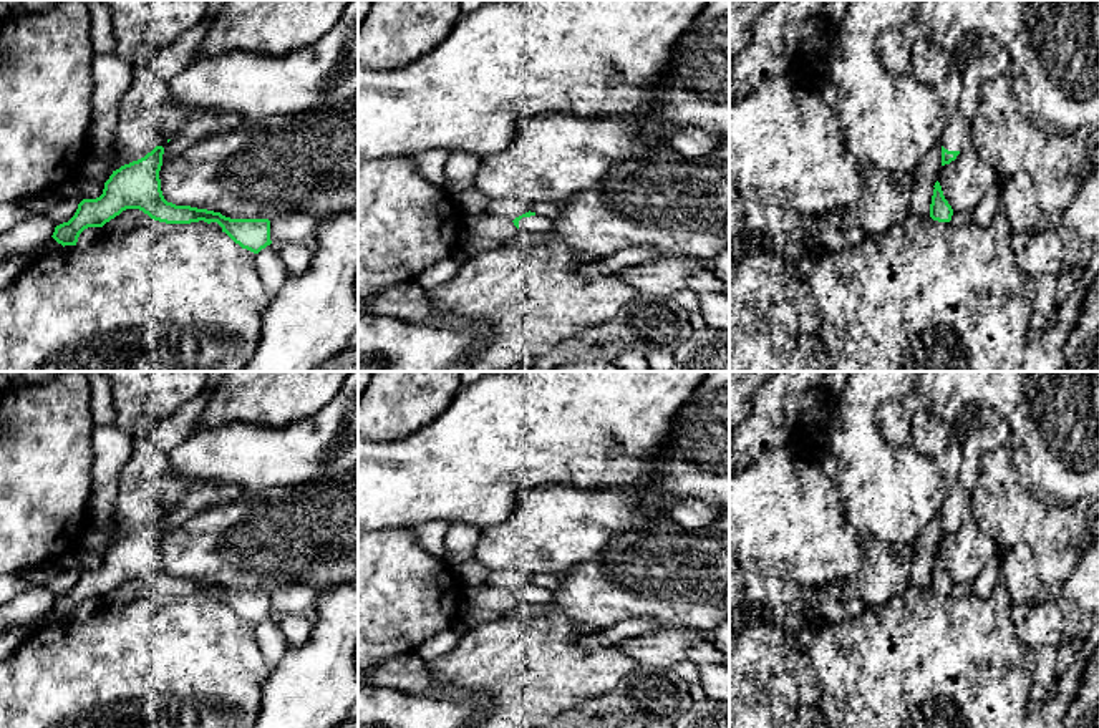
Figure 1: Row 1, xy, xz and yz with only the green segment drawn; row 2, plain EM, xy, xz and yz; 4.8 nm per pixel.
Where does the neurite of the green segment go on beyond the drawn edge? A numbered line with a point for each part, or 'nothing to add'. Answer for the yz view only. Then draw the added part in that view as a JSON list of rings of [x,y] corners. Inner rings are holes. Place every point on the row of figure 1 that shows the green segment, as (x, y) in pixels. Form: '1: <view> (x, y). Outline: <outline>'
1: yz (957, 133). Outline: [[[961,113],[948,118],[940,144],[948,151],[960,151],[970,141],[970,128],[963,123]]]

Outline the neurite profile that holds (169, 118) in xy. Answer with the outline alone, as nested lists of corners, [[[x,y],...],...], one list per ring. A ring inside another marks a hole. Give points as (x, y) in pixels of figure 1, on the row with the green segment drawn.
[[[172,93],[153,111],[149,123],[166,139],[172,139],[184,131],[189,116],[201,108],[187,109],[177,103]]]

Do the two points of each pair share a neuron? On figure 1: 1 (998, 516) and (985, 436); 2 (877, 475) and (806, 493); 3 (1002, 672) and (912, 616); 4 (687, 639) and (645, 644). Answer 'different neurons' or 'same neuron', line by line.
1: different neurons
2: different neurons
3: same neuron
4: same neuron

